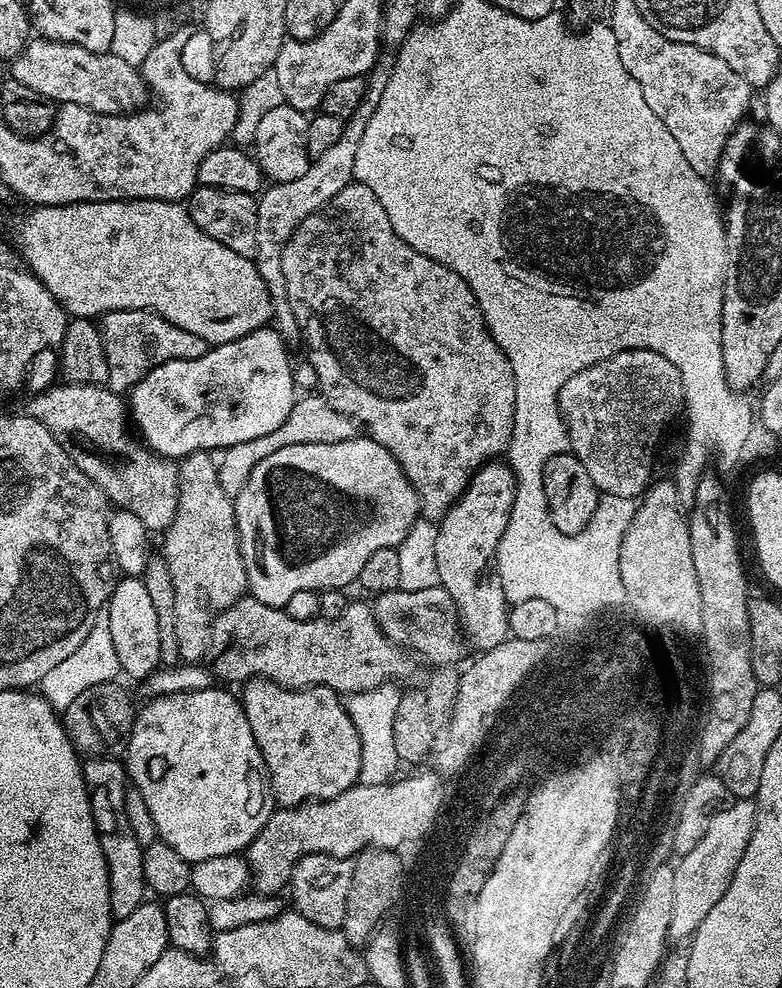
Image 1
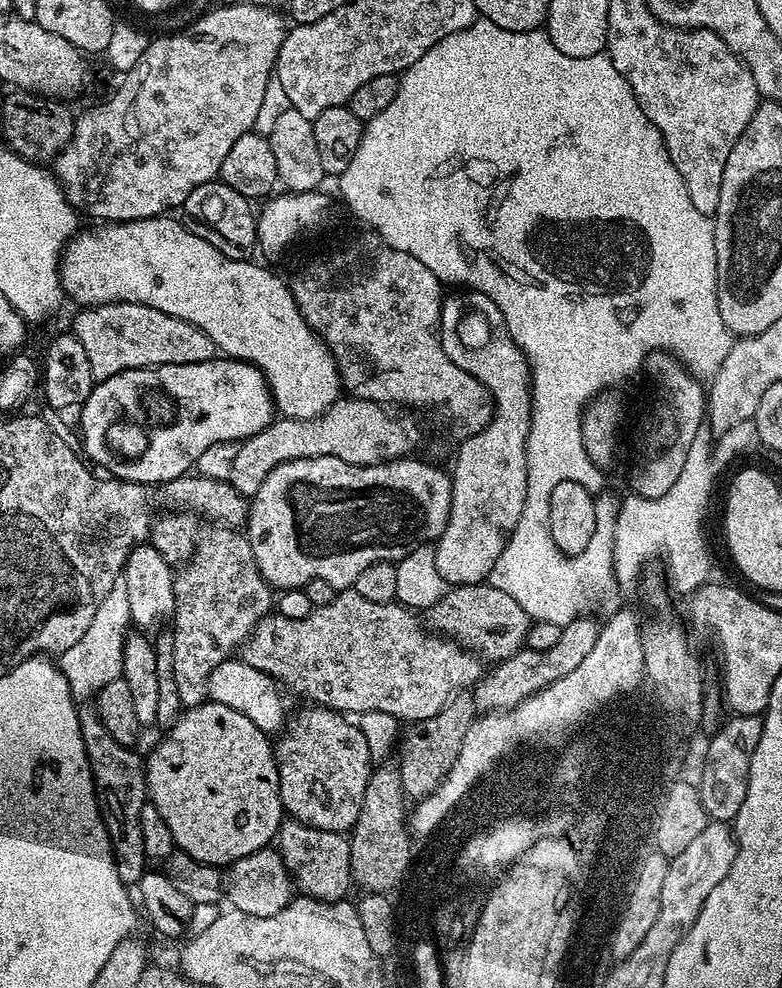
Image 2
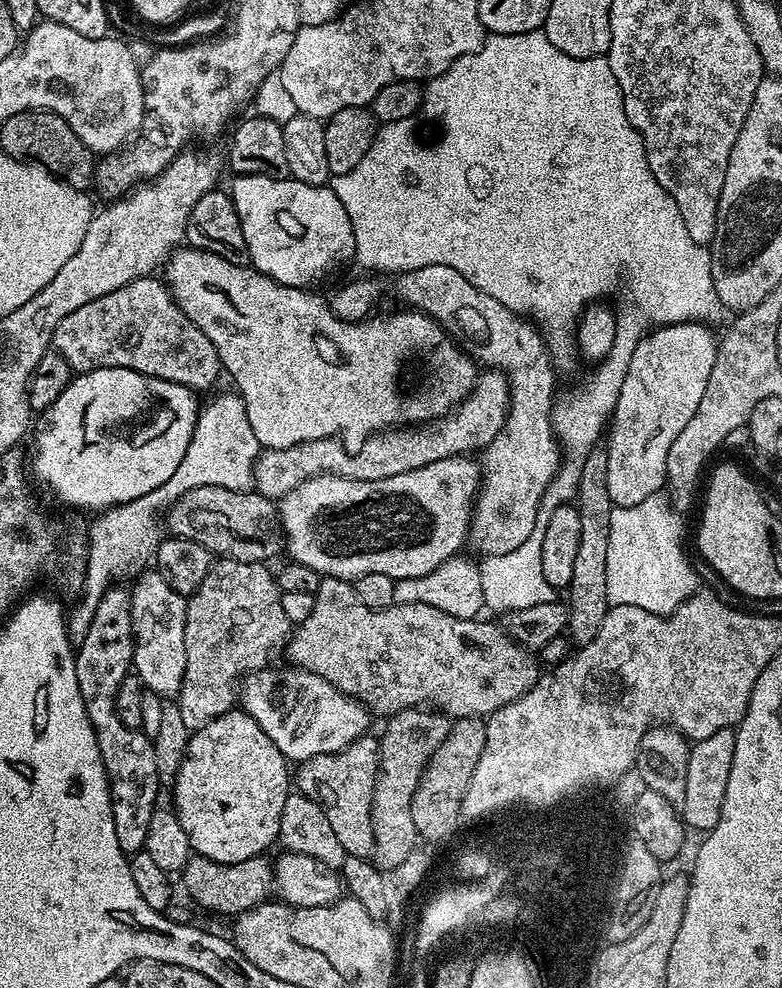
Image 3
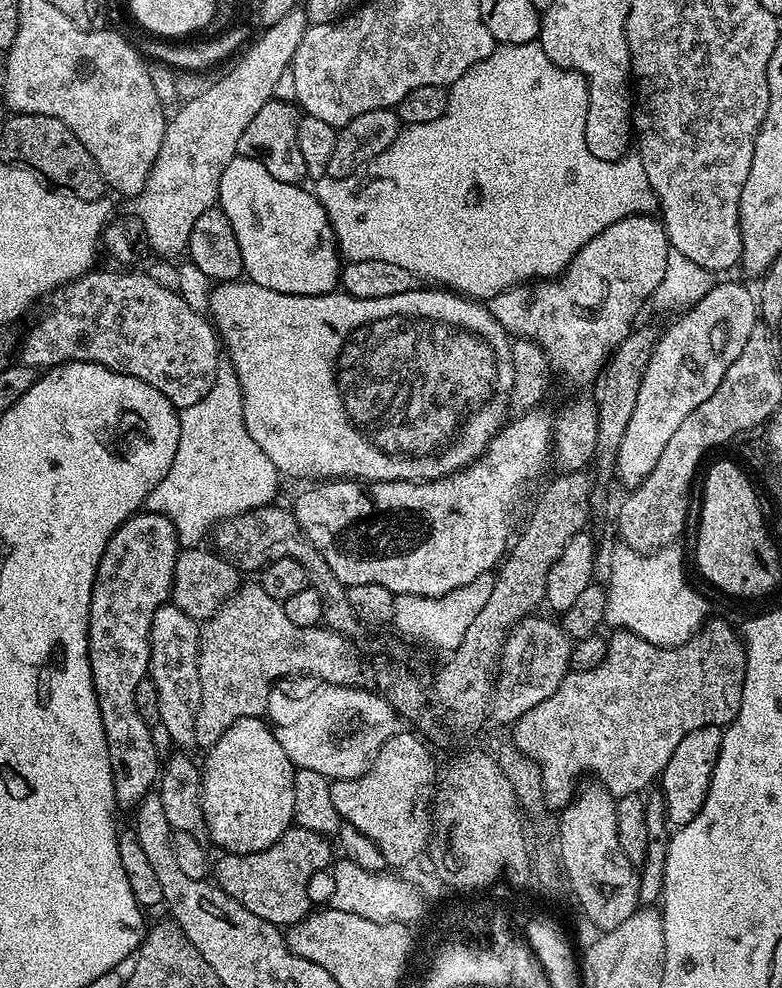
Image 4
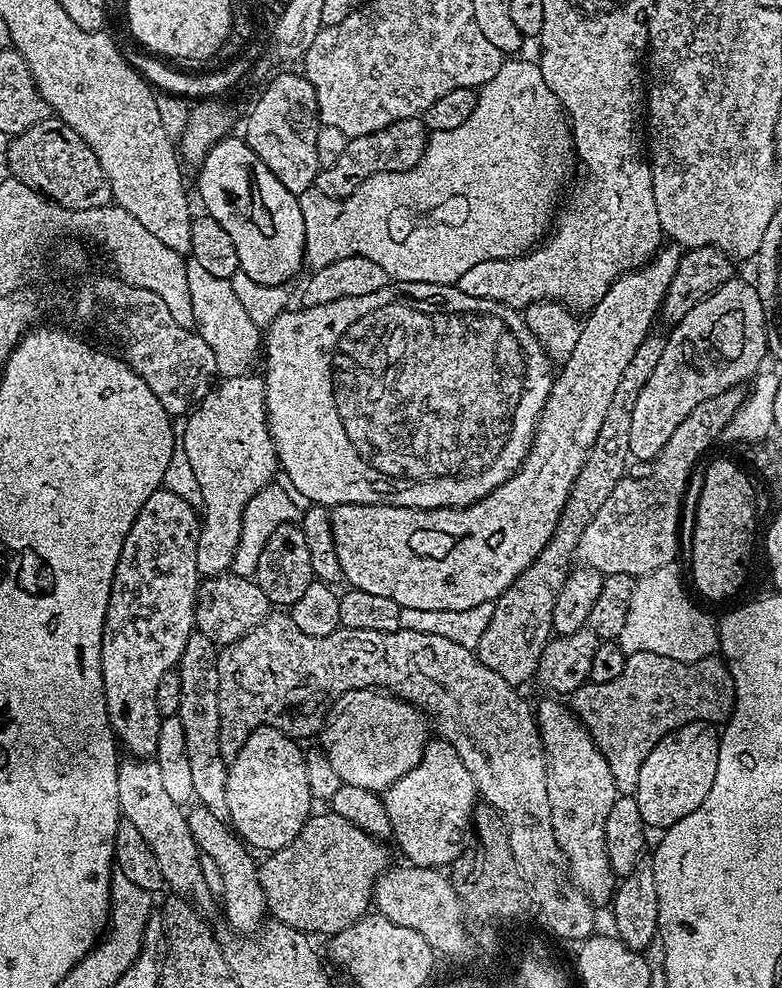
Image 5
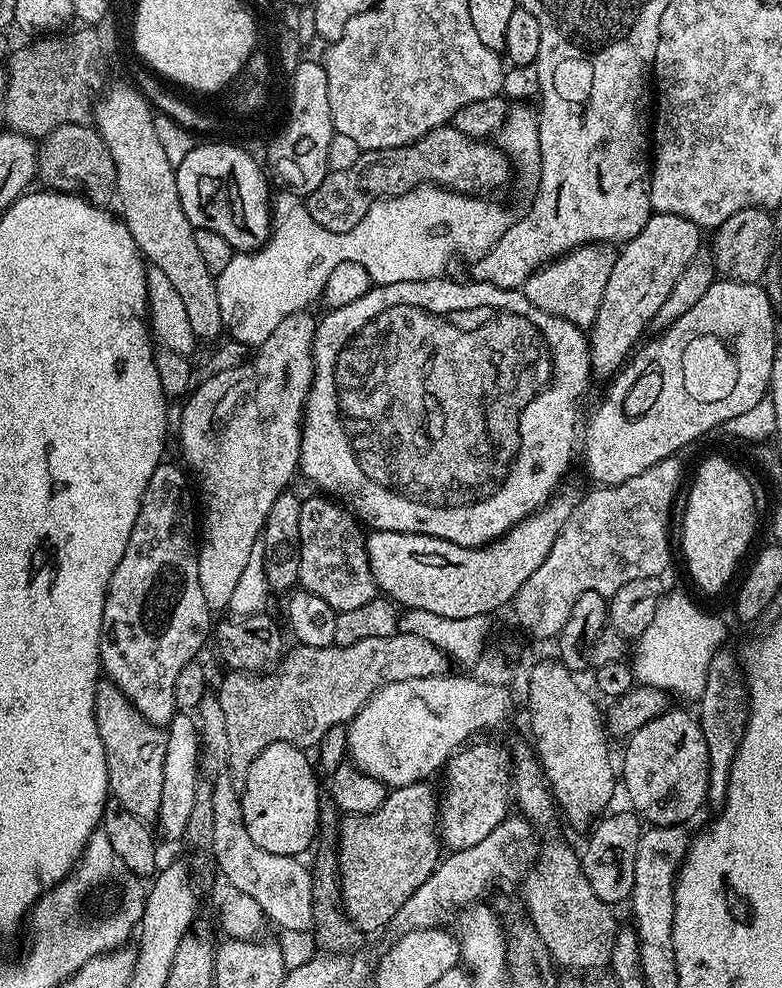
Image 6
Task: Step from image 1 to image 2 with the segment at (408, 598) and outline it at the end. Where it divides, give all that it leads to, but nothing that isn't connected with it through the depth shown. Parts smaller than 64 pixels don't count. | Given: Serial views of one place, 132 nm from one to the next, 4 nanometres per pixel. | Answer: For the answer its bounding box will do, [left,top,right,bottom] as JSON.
[426,582,534,662]

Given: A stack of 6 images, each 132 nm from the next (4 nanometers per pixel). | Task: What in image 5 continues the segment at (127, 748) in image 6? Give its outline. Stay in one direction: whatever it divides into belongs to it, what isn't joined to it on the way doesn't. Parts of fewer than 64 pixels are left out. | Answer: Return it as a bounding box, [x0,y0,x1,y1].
[118,758,214,910]

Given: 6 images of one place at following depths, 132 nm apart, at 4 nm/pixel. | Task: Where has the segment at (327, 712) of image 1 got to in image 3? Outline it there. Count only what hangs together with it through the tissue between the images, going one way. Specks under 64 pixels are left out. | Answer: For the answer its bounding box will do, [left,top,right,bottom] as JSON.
[294,734,380,860]

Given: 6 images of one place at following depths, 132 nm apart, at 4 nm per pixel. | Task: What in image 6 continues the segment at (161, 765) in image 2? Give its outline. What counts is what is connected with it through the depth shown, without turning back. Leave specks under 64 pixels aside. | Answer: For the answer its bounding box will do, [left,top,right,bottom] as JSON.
[240,744,322,857]

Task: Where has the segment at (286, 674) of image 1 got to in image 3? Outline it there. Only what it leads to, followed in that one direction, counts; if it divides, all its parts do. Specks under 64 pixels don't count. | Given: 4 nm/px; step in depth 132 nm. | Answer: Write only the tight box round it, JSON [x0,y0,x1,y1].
[287,576,542,718]

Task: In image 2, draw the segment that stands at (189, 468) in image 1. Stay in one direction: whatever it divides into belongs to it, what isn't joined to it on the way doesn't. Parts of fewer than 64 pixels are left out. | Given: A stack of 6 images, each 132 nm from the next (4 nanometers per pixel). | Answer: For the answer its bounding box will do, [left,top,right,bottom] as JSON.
[170,526,274,708]

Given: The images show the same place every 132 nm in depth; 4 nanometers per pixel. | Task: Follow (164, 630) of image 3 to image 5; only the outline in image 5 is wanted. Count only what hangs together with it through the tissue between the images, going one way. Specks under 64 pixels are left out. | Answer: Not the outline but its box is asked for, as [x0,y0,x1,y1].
[175,630,229,821]

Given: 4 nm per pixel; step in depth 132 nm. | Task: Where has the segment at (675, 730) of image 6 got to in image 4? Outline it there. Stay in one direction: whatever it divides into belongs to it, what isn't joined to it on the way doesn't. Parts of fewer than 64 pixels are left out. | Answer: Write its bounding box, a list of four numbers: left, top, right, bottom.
[658,726,724,826]

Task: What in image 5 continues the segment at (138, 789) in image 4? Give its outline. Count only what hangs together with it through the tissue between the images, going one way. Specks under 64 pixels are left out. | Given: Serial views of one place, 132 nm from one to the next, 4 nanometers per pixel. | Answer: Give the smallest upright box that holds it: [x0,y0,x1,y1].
[100,490,201,758]

